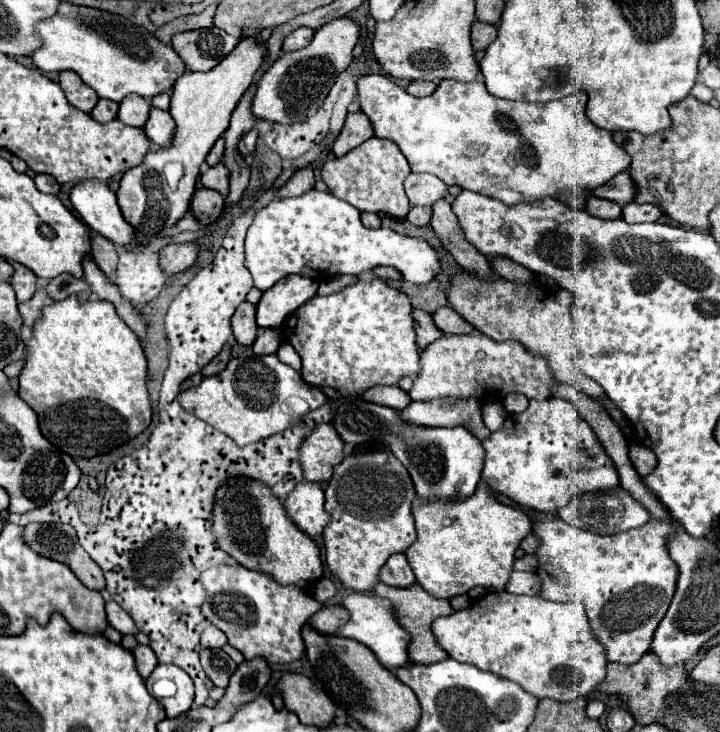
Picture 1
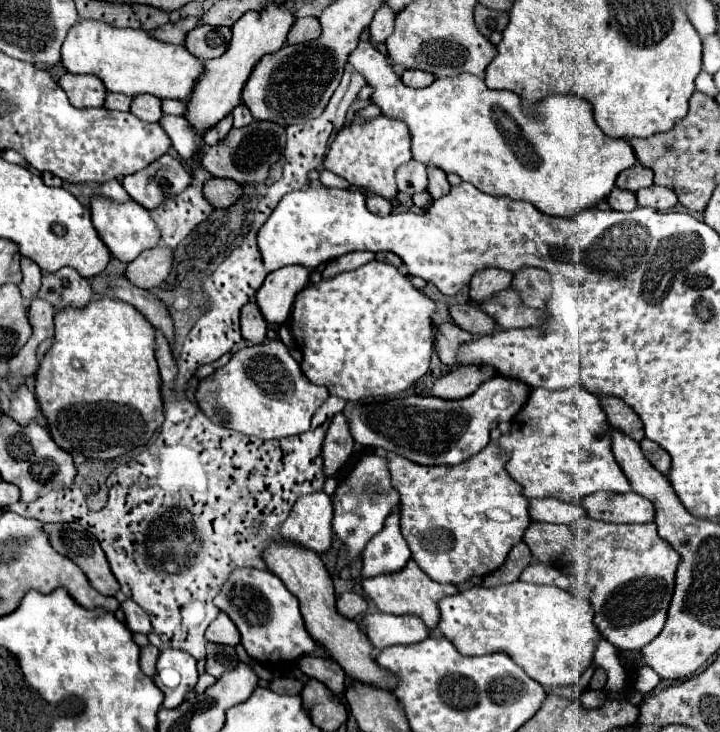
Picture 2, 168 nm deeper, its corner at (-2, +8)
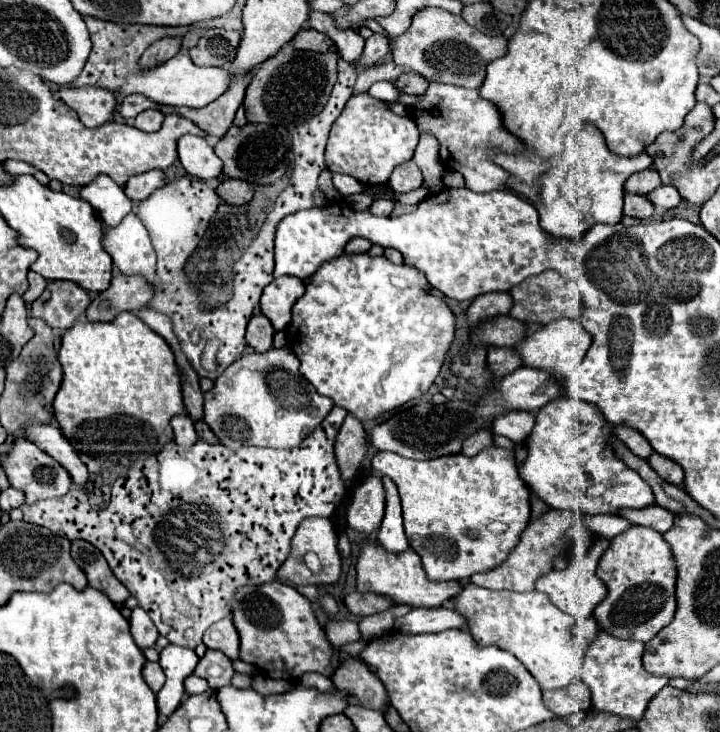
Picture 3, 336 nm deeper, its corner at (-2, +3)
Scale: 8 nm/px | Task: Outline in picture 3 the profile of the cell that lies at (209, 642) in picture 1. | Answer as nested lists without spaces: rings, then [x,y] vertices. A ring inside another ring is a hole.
[[[223,618],[207,628],[203,636],[203,644],[209,650],[219,650],[231,660],[239,660],[239,634],[231,622],[231,618]]]

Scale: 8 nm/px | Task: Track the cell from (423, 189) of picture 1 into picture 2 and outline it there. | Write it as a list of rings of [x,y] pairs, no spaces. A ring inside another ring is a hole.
[[[411,159],[409,163],[401,165],[395,171],[395,183],[397,183],[399,191],[409,193],[409,195],[425,191],[427,189],[427,169],[425,169],[425,165]]]

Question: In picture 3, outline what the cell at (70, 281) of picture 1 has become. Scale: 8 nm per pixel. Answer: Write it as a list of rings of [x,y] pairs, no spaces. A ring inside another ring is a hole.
[[[53,280],[47,284],[45,292],[33,302],[31,316],[45,320],[51,328],[67,330],[71,328],[87,310],[91,298],[75,282]]]

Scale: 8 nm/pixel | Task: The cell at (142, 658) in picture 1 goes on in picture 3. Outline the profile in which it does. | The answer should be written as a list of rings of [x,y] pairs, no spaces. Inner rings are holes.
[[[147,662],[143,666],[143,678],[151,686],[153,692],[159,692],[165,684],[165,674],[163,674],[163,668],[159,666],[159,662]]]

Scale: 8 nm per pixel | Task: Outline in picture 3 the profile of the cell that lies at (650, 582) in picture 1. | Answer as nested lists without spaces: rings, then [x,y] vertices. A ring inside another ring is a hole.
[[[629,526],[625,532],[617,534],[609,540],[609,548],[603,552],[599,564],[597,564],[597,576],[607,586],[607,596],[601,600],[599,606],[595,606],[593,618],[597,620],[599,628],[615,638],[621,640],[639,640],[643,644],[651,642],[661,628],[665,628],[675,614],[675,578],[677,568],[673,560],[673,552],[669,544],[663,540],[659,532],[647,526]]]

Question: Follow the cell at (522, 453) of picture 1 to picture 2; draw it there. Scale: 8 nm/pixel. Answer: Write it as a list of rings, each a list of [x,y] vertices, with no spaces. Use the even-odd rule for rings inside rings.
[[[583,387],[567,389],[533,389],[519,421],[511,425],[511,433],[501,435],[499,447],[511,457],[505,469],[523,485],[529,499],[555,497],[561,501],[579,501],[595,491],[627,493],[631,483],[611,451],[611,425],[601,409],[599,397]]]

